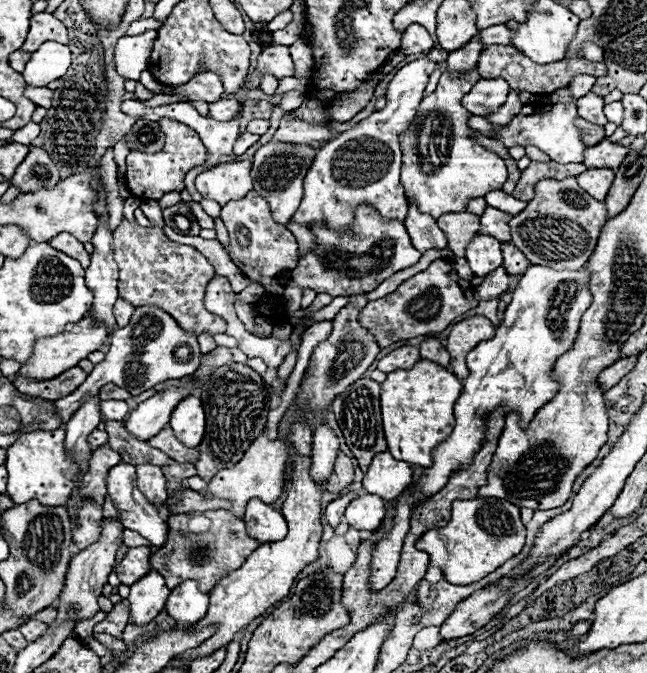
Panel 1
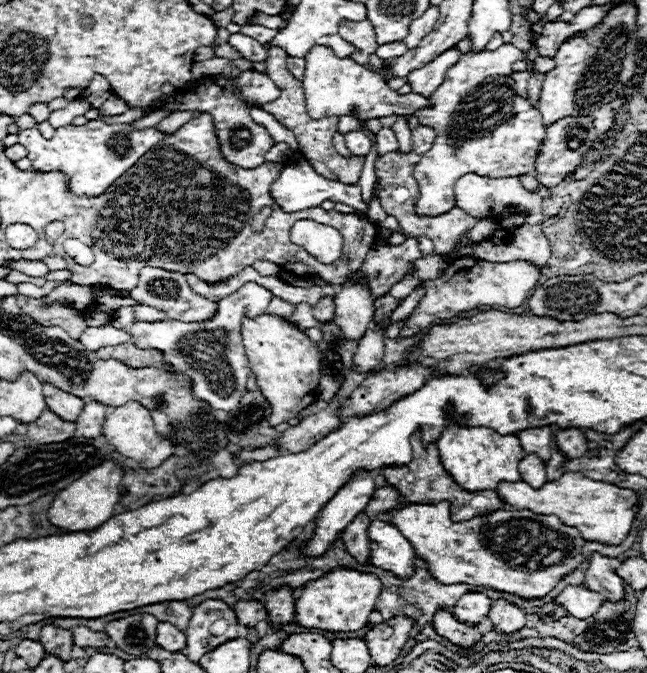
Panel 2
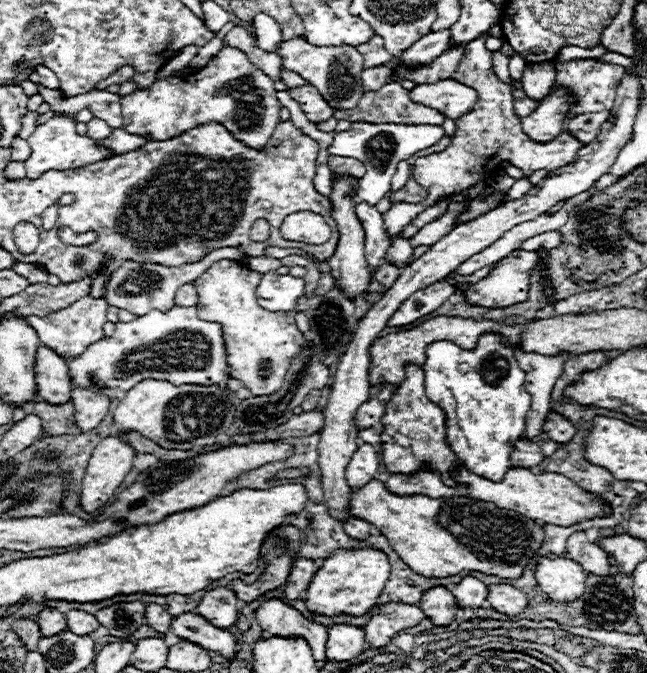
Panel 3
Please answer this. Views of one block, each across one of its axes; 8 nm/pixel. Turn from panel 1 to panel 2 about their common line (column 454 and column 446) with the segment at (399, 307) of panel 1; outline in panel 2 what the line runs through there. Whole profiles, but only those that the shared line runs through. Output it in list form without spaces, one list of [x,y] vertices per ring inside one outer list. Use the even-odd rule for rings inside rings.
[[[472,256],[456,260],[442,278],[422,282],[426,286],[426,296],[420,300],[416,310],[410,314],[410,322],[406,322],[402,336],[412,336],[418,330],[426,330],[434,324],[434,318],[454,318],[460,312],[474,310],[478,306],[504,306],[518,308],[526,300],[528,292],[538,284],[540,268],[532,262],[486,262]]]

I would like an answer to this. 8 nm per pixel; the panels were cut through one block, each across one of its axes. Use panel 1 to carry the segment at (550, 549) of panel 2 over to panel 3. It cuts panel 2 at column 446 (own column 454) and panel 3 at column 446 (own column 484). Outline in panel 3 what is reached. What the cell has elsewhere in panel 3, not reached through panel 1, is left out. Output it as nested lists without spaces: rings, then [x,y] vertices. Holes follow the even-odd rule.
[[[370,480],[366,486],[352,490],[350,494],[350,514],[370,522],[376,530],[380,530],[390,546],[398,552],[398,556],[416,572],[428,578],[434,576],[454,576],[460,570],[478,570],[484,574],[494,574],[500,578],[518,578],[528,564],[528,560],[536,554],[544,532],[542,526],[524,518],[522,514],[504,514],[510,510],[502,510],[492,502],[472,500],[472,498],[428,498],[424,494],[416,496],[396,496],[392,494],[380,480]]]

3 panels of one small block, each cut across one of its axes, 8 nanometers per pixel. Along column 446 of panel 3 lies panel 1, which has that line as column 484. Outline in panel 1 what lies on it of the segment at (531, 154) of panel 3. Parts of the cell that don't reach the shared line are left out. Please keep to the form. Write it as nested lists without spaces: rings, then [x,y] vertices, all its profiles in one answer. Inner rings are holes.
[[[478,68],[464,74],[442,72],[438,88],[420,102],[414,120],[410,122],[410,130],[400,136],[404,154],[402,184],[406,196],[416,202],[418,210],[434,218],[446,212],[462,212],[470,198],[480,198],[490,190],[502,188],[508,176],[504,160],[472,138],[474,130],[468,126],[472,114],[460,104],[462,96],[470,92],[478,80]]]

